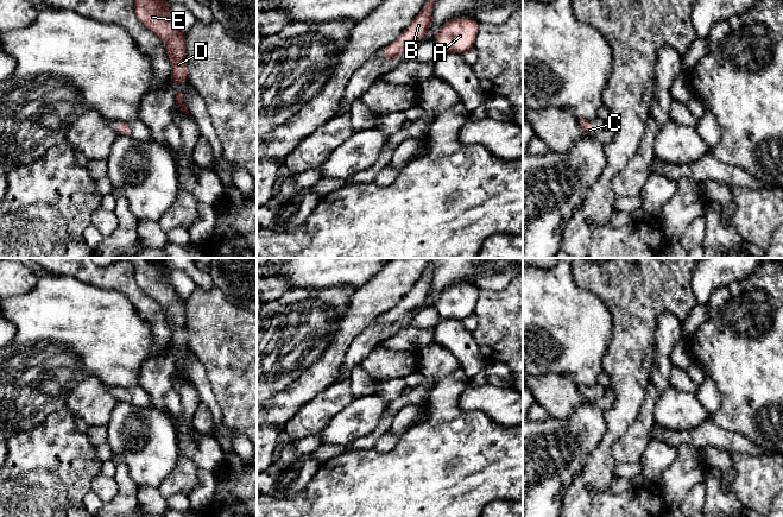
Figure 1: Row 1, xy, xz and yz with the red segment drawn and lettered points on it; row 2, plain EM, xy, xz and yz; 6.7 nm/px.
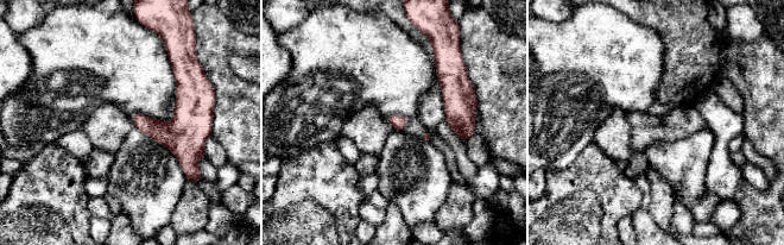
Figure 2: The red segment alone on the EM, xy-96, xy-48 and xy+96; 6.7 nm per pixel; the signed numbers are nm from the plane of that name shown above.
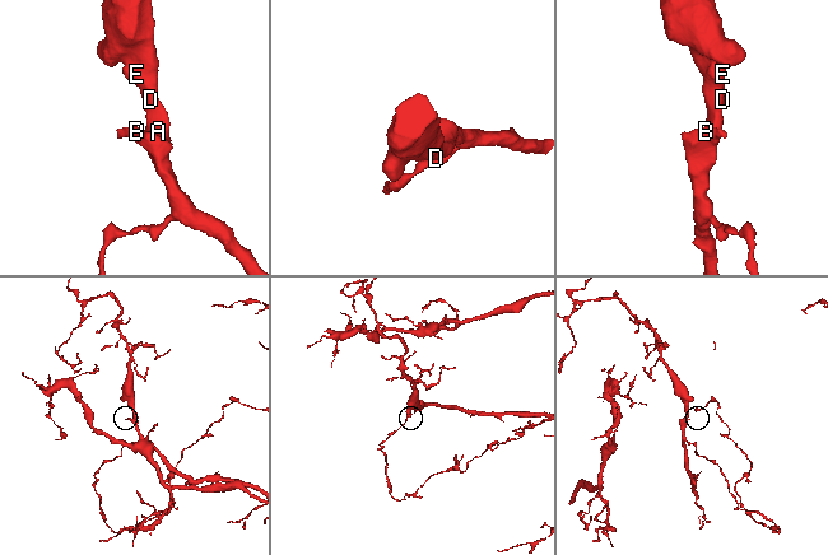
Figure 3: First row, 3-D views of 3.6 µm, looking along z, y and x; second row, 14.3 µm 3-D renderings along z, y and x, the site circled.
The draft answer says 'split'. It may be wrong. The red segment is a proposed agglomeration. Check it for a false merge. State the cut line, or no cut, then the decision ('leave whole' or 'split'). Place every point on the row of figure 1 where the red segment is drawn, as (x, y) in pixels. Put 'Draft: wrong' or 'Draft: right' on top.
Draft: wrong
no cut | leave whole

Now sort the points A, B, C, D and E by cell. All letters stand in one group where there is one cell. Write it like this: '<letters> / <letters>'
A B C D E

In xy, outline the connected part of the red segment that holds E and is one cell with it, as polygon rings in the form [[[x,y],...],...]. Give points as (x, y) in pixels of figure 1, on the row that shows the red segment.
[[[134,0],[134,11],[141,24],[159,37],[166,46],[172,72],[169,84],[188,81],[185,34],[169,15],[168,0]]]

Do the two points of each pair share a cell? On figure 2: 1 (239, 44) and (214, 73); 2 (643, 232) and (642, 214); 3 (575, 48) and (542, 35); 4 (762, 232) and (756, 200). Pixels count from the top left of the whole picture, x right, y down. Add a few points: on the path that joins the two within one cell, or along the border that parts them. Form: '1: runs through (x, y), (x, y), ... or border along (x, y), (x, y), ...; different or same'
1: runs through (231, 45), (216, 60), (216, 64); same
2: runs through (643, 227), (642, 219); same
3: runs through (567, 48), (557, 48), (550, 43); same
4: runs through (762, 224), (762, 212), (758, 208); same

